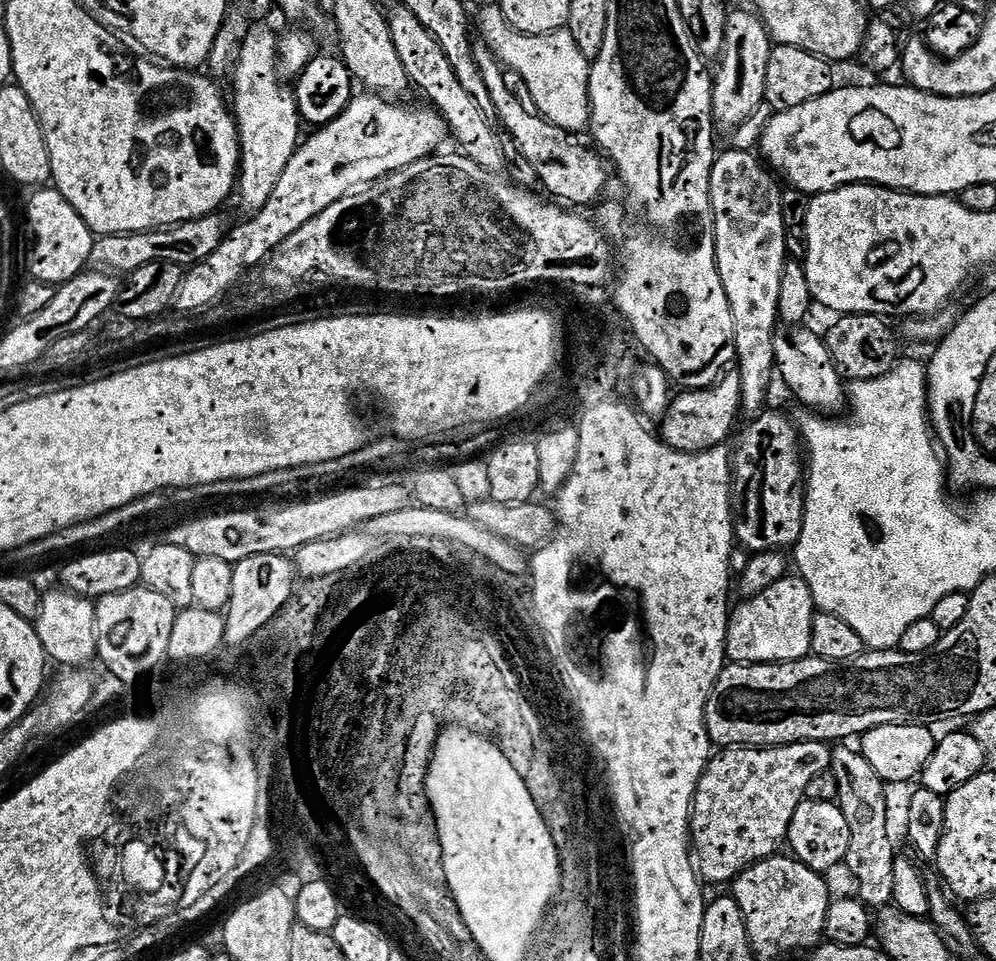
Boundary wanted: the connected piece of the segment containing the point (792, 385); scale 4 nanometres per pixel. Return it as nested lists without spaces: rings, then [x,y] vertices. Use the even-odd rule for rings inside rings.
[[[788,326],[783,330],[777,331],[774,338],[774,358],[778,365],[778,376],[784,379],[786,387],[792,391],[792,396],[816,414],[840,414],[846,408],[846,381],[838,374],[834,362],[830,358],[827,339],[816,332],[811,332],[808,326]]]

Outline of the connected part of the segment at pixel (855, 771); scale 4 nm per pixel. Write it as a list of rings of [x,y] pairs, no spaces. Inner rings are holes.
[[[840,744],[837,745],[833,751],[831,756],[831,762],[829,764],[830,771],[836,778],[836,784],[838,784],[838,798],[836,803],[839,805],[840,809],[842,810],[842,814],[844,814],[844,817],[846,819],[846,824],[850,829],[850,846],[847,847],[847,858],[844,863],[845,870],[847,869],[851,876],[856,880],[858,884],[858,893],[856,893],[857,899],[864,904],[864,906],[868,907],[872,910],[880,910],[884,907],[887,907],[891,901],[893,896],[893,884],[894,884],[894,878],[893,878],[893,862],[896,859],[896,853],[894,853],[894,848],[892,846],[892,842],[890,840],[890,832],[887,828],[888,826],[888,804],[886,802],[886,794],[884,791],[886,791],[885,785],[882,780],[878,778],[878,774],[874,773],[874,770],[871,769],[870,764],[866,762],[865,758],[861,753],[852,747],[852,749],[848,748],[849,745],[846,744]]]

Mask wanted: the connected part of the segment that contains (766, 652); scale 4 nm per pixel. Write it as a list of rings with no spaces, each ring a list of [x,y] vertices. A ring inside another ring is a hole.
[[[789,574],[784,579],[774,582],[770,590],[750,598],[743,605],[745,608],[735,609],[730,620],[731,640],[733,649],[740,648],[739,659],[745,664],[785,664],[791,660],[805,659],[812,651],[812,617],[814,605],[812,595],[806,586],[806,582]]]

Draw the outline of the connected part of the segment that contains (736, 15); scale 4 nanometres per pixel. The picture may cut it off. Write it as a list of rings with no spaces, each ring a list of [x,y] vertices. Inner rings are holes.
[[[751,10],[728,12],[728,26],[724,29],[724,49],[720,52],[716,72],[712,76],[712,122],[717,129],[732,132],[747,122],[765,103],[766,66],[774,41],[759,16]]]

